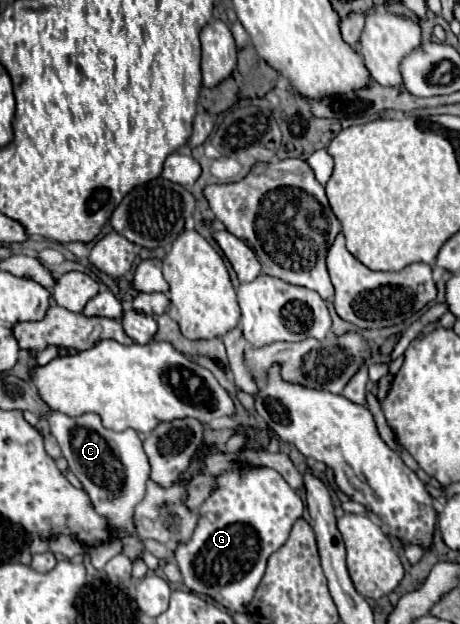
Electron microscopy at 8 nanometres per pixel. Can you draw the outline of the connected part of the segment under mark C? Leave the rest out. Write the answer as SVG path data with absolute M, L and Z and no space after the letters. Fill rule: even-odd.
M54 412L54 416L50 416L50 430L60 444L70 470L76 474L76 478L82 482L82 488L90 496L92 508L108 520L108 526L114 532L134 534L134 508L142 500L146 482L150 478L150 462L138 432L132 428L124 432L110 432L102 426L100 416L92 412L74 418Z

